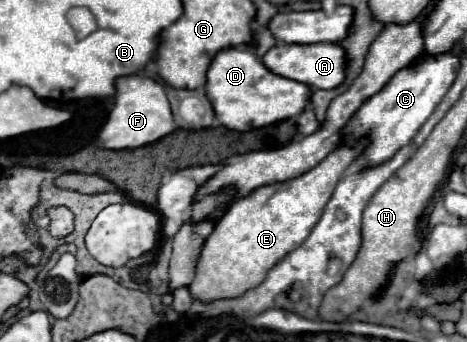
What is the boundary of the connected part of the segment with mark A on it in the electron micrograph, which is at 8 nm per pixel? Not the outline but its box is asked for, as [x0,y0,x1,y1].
[263,43,347,89]

